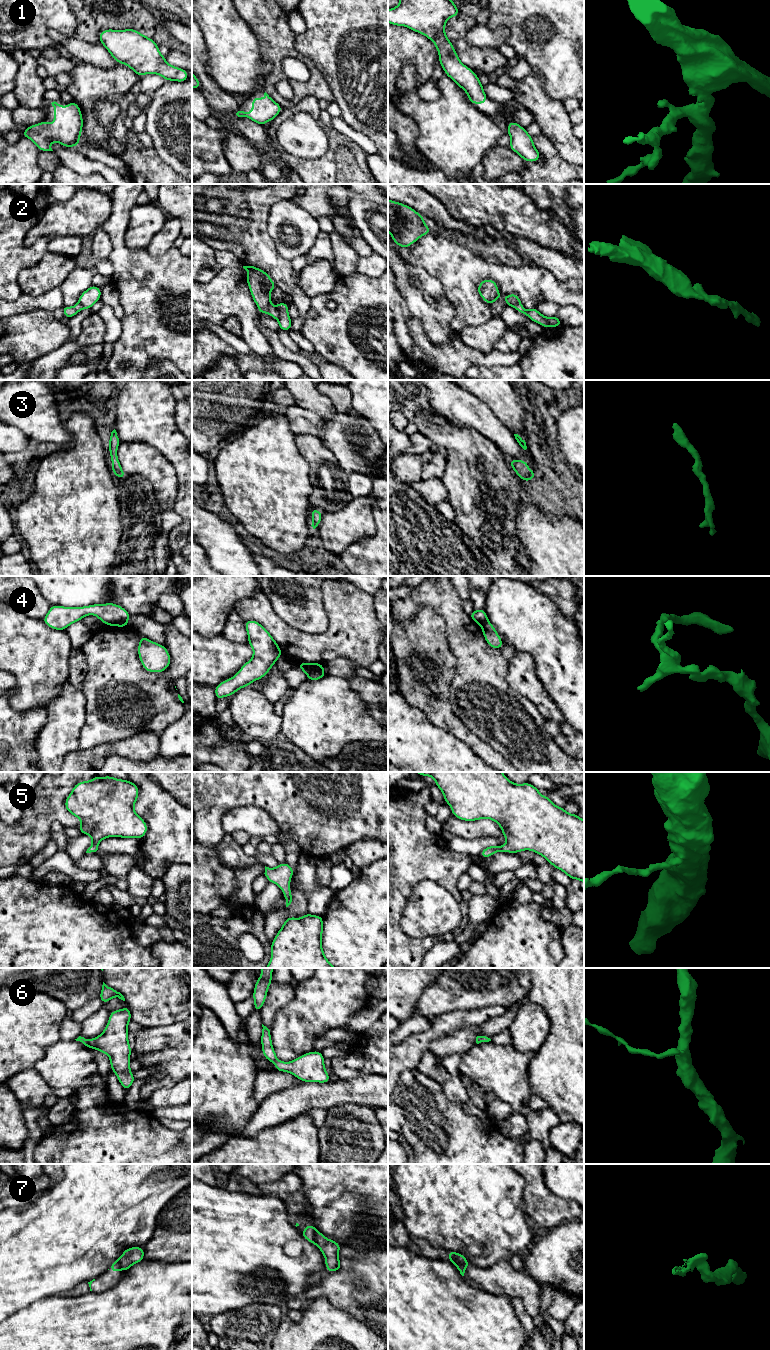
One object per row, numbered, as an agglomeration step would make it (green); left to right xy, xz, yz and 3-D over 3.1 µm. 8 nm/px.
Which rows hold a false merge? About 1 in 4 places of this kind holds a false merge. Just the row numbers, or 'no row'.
7

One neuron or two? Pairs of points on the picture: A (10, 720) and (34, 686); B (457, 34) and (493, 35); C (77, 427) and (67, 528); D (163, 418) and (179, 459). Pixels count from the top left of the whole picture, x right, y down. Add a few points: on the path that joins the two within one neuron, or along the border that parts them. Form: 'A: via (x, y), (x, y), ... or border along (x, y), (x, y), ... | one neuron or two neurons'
A: border along (10, 704), (19, 711), (26, 711), (40, 705) | two neurons
B: border along (476, 22), (467, 32), (467, 40), (487, 47) | two neurons
C: via (78, 452), (78, 477), (74, 490), (74, 503) | one neuron
D: via (163, 428), (163, 434), (176, 449) | one neuron

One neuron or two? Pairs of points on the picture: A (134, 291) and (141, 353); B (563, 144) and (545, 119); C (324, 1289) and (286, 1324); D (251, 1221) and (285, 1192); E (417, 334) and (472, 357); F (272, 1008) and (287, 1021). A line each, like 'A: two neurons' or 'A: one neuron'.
A: one neuron
B: one neuron
C: two neurons
D: two neurons
E: one neuron
F: two neurons

